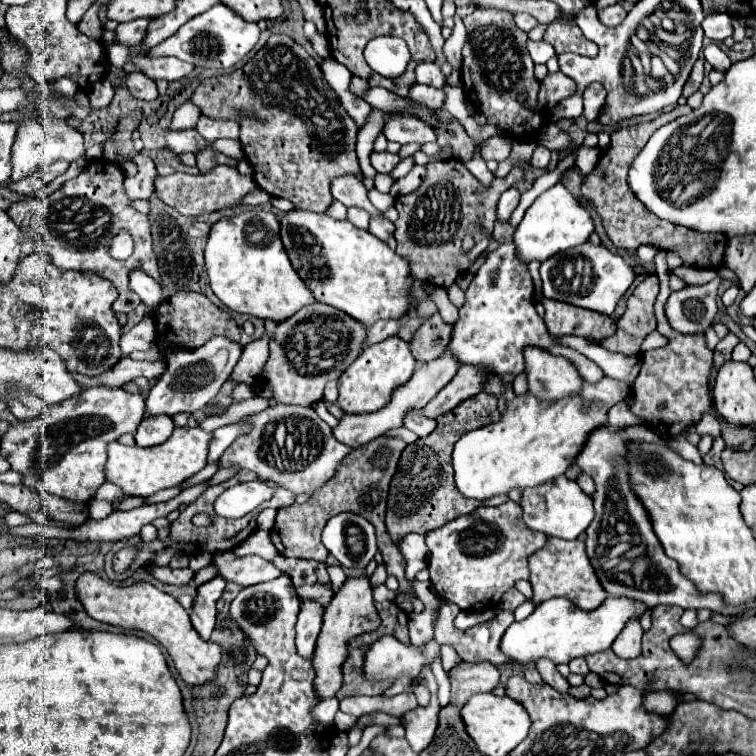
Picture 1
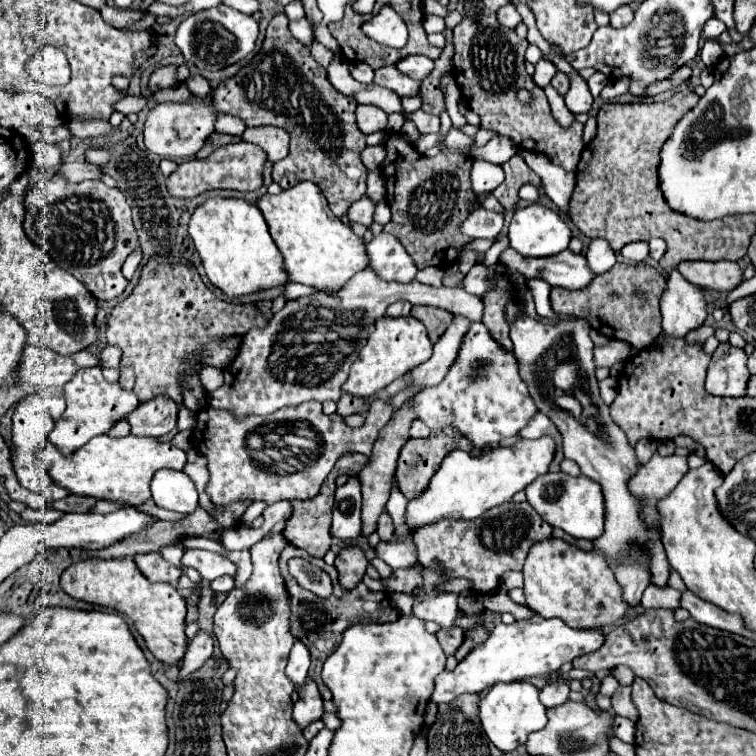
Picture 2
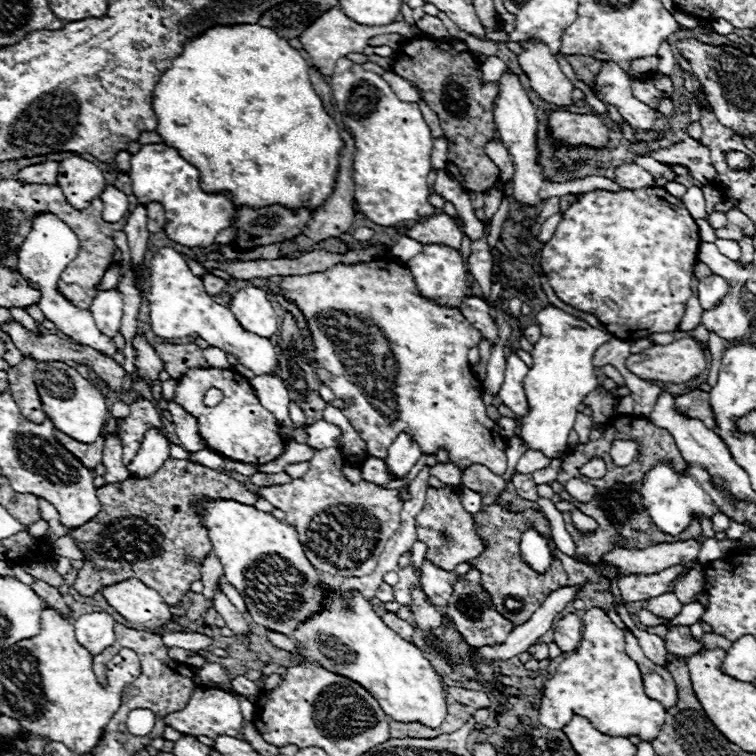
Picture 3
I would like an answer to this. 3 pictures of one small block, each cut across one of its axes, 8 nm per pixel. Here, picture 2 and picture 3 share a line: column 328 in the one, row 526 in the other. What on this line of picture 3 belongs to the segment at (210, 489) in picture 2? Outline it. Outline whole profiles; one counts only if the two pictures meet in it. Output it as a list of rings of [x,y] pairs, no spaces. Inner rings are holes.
[[[444,486],[440,490],[428,488],[424,508],[416,516],[416,534],[418,534],[418,540],[428,546],[426,558],[436,562],[436,566],[448,572],[454,572],[458,564],[472,560],[484,552],[484,544],[478,538],[474,524],[472,524],[472,514],[468,514],[462,508],[460,498],[452,486]]]

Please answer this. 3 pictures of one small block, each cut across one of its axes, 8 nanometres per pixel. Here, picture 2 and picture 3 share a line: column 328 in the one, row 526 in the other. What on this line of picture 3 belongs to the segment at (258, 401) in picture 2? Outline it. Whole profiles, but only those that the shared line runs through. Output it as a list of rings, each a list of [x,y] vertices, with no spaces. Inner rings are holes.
[[[340,448],[318,450],[310,460],[310,470],[302,478],[280,486],[264,486],[258,496],[282,510],[286,522],[298,530],[302,546],[312,550],[318,562],[324,560],[324,568],[318,568],[320,572],[360,578],[374,572],[384,544],[400,528],[400,510],[404,502],[398,498],[398,490],[384,490],[364,480],[356,486],[350,484],[342,476],[344,462]]]

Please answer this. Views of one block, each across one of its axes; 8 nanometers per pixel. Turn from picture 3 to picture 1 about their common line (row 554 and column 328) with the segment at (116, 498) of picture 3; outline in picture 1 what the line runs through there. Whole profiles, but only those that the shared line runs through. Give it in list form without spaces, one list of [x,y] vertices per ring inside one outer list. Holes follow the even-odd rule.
[[[272,34],[266,46],[240,70],[200,82],[192,104],[212,120],[240,120],[238,110],[252,110],[264,122],[240,120],[240,142],[254,166],[254,182],[270,196],[286,198],[296,208],[326,212],[332,204],[330,184],[344,174],[358,174],[356,124],[324,80],[316,60],[290,36]]]

